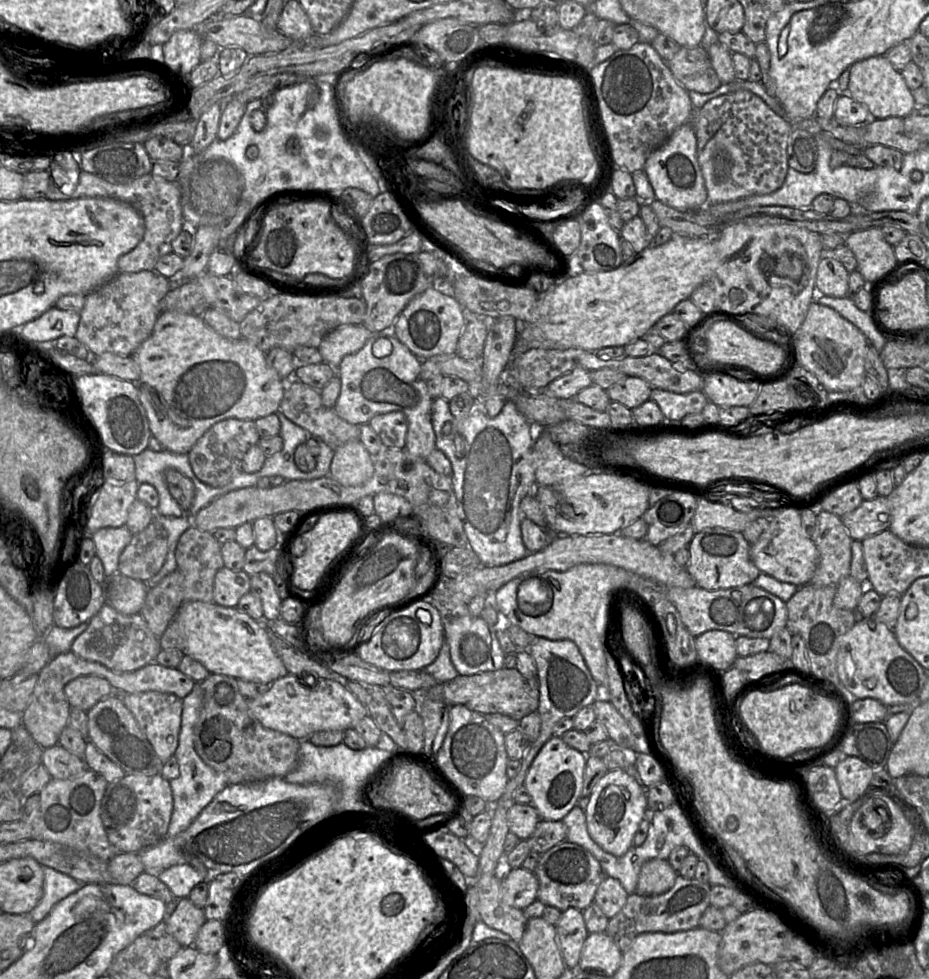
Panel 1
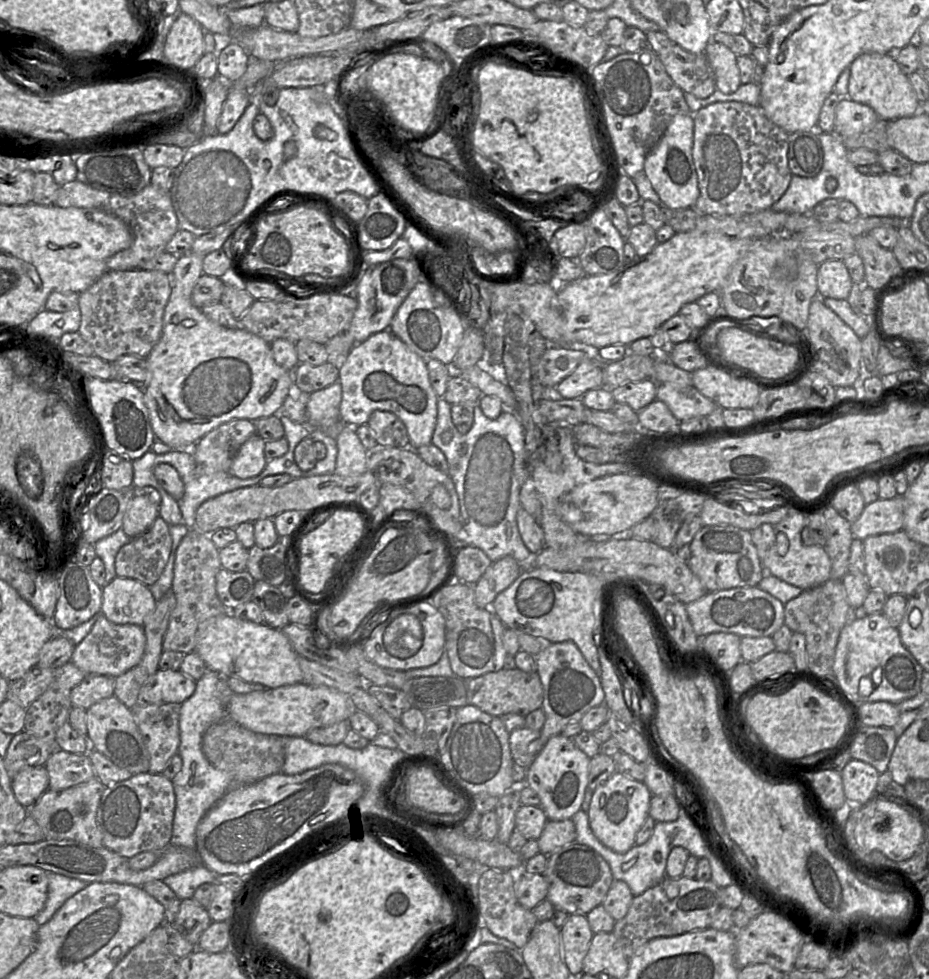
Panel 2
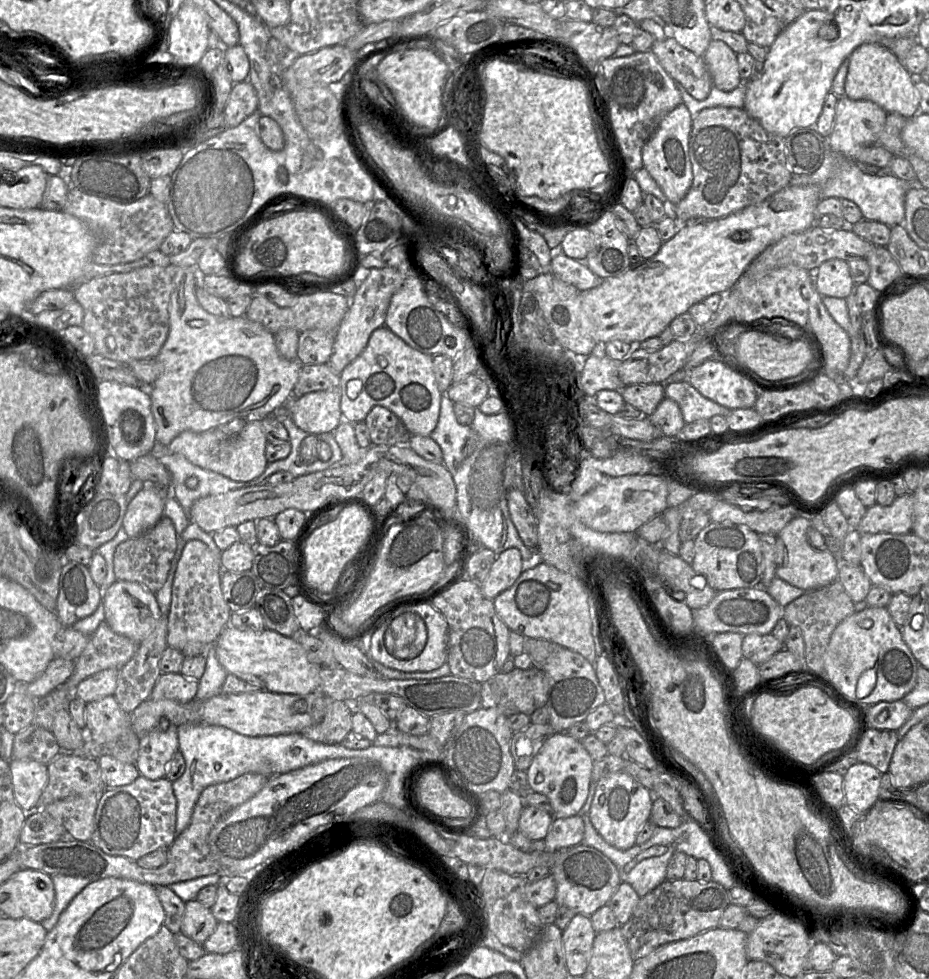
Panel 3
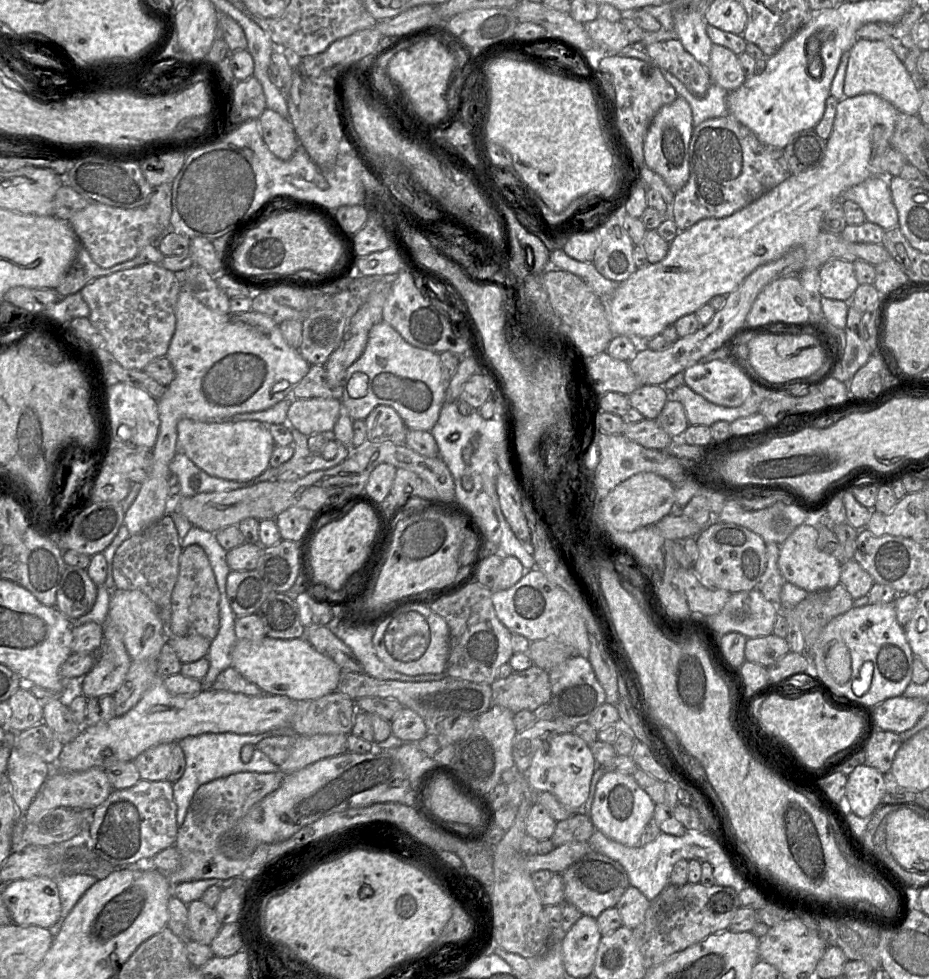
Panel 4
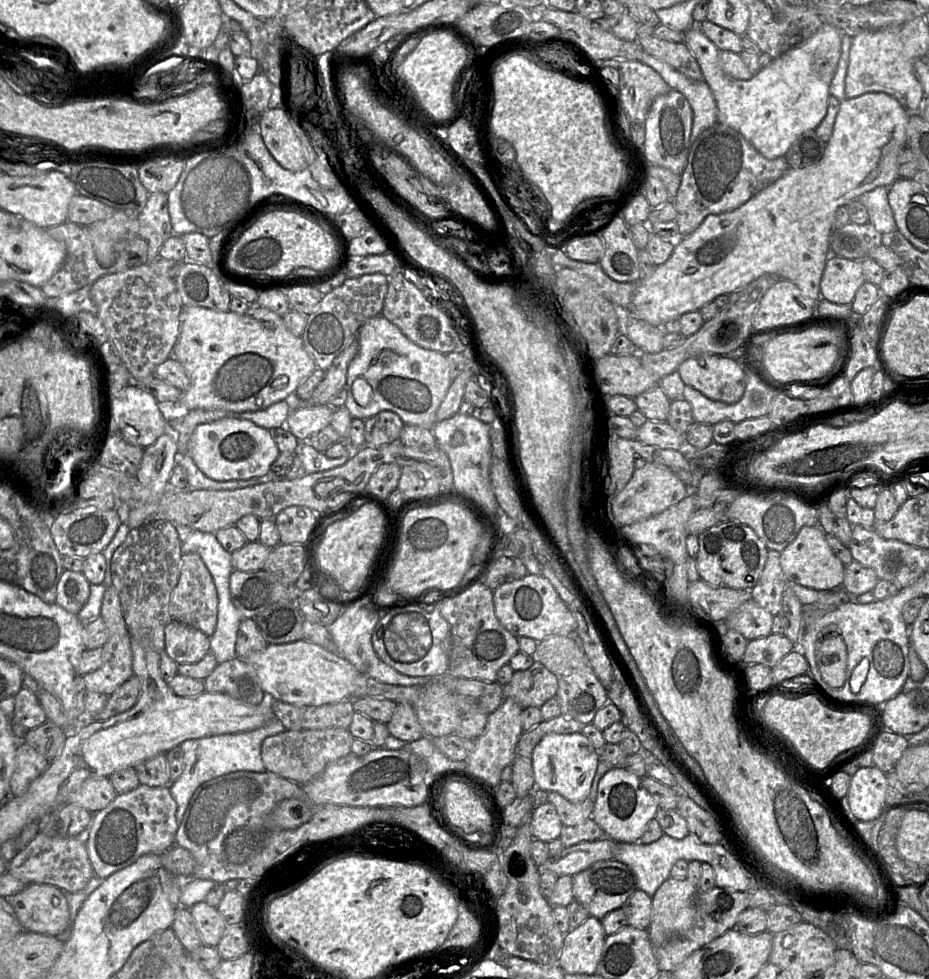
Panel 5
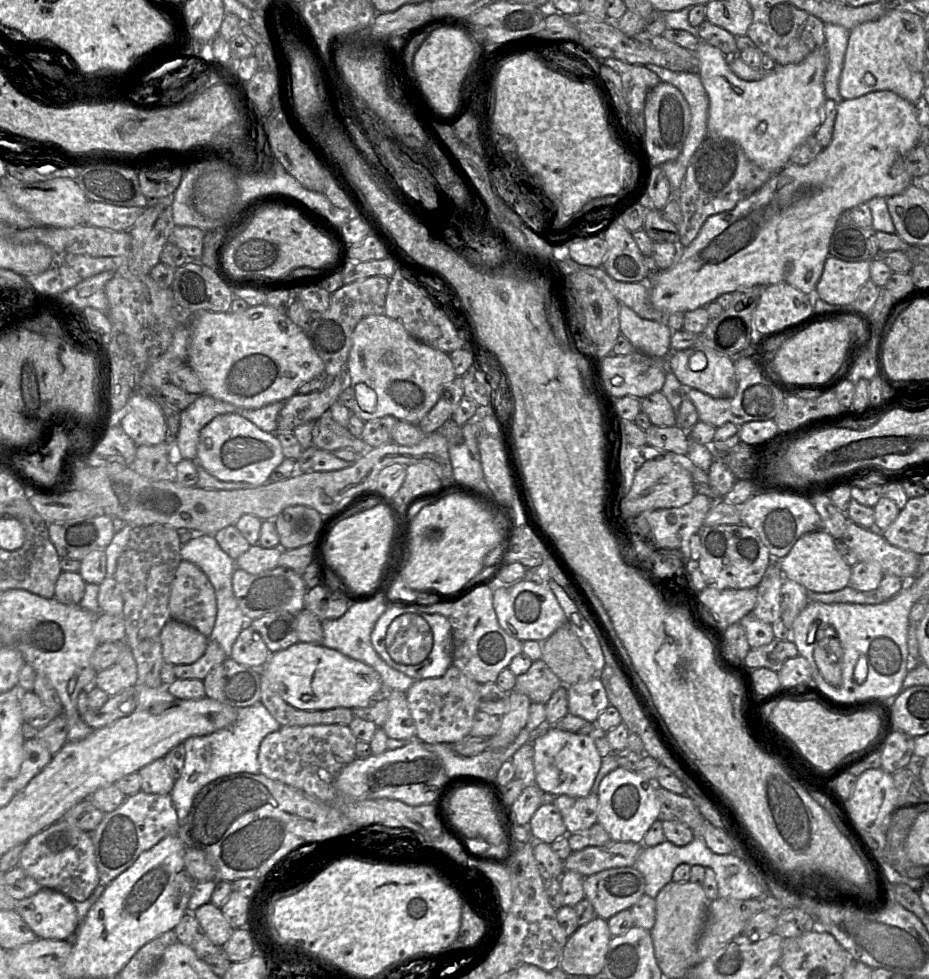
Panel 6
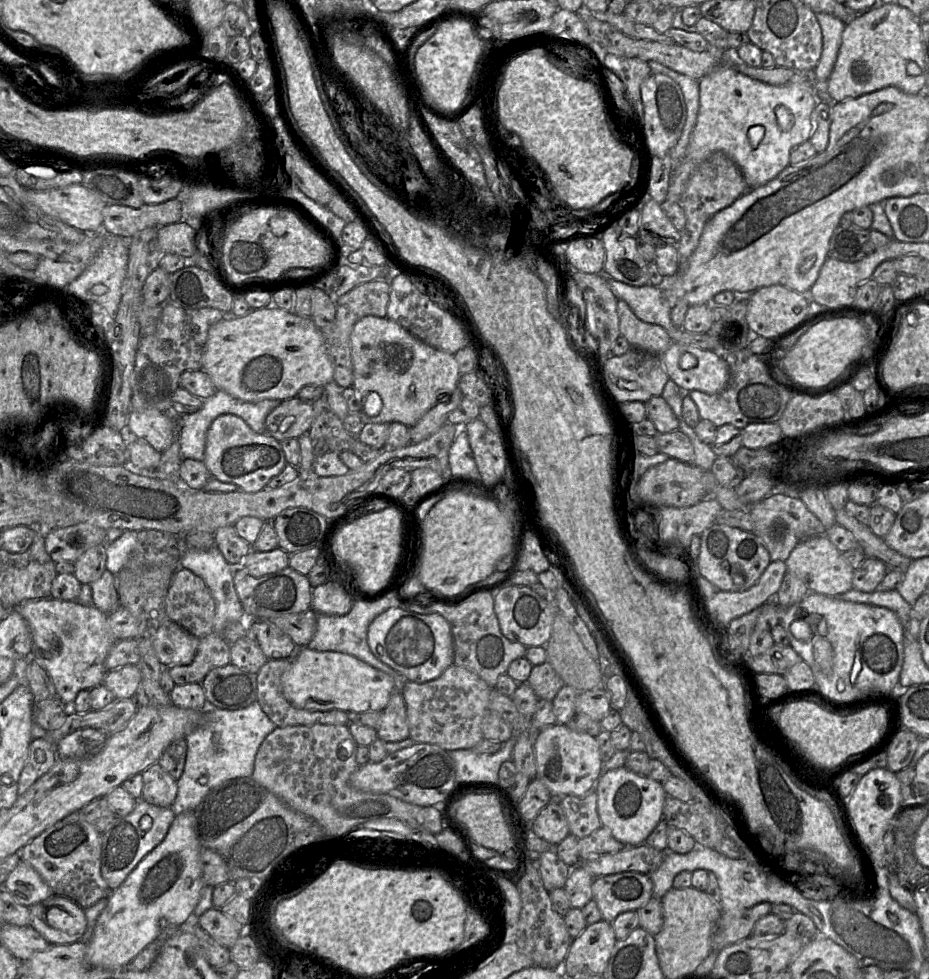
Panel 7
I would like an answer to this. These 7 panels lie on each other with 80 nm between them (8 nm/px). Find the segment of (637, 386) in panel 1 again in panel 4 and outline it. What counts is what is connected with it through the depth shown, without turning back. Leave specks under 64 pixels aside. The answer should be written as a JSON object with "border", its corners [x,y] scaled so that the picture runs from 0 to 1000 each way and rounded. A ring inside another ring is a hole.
{"border":[[[690,393],[676,404],[678,416],[689,421],[693,427],[705,429],[721,408],[719,400],[712,393]]]}

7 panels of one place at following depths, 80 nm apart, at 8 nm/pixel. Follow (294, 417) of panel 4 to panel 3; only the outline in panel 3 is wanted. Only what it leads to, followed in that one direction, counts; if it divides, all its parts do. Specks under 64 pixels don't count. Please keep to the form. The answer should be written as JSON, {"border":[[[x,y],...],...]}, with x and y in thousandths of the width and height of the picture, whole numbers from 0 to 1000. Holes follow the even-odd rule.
{"border":[[[367,396],[334,400],[315,410],[311,406],[308,422],[332,443],[358,442],[369,430],[366,410]]]}

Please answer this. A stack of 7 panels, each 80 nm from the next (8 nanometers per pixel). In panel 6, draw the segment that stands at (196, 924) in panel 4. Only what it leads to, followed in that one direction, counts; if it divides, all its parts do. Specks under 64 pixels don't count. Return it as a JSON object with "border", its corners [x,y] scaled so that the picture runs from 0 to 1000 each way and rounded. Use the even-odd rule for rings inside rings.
{"border":[[[227,921],[215,925],[208,934],[225,959],[236,967],[240,967],[253,950],[240,935],[238,927]]]}

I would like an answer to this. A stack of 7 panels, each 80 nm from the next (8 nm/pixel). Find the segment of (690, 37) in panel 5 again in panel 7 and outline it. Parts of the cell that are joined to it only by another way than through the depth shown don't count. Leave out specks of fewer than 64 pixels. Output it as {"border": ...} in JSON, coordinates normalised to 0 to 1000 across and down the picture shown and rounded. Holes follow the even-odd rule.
{"border":[[[785,64],[774,65],[763,76],[758,78],[752,83],[752,113],[751,113],[749,127],[743,138],[742,147],[740,149],[735,162],[732,164],[730,169],[726,170],[724,174],[722,175],[717,205],[721,207],[731,207],[733,200],[735,196],[737,195],[740,187],[747,173],[758,162],[760,162],[762,159],[764,159],[765,157],[770,155],[778,155],[791,165],[791,168],[794,170],[794,172],[800,178],[801,184],[803,188],[805,189],[805,194],[821,190],[828,185],[830,185],[831,183],[835,182],[842,174],[844,174],[848,169],[850,169],[851,155],[861,147],[865,146],[867,144],[871,144],[871,141],[876,132],[876,127],[874,125],[874,113],[878,109],[879,105],[881,105],[881,95],[877,93],[877,91],[875,90],[875,87],[871,83],[859,83],[855,85],[848,85],[842,88],[832,88],[832,87],[821,85],[817,82],[809,81],[797,75],[789,66]],[[840,107],[846,108],[855,120],[855,128],[849,134],[842,134],[836,127],[836,122],[834,118],[834,110]]]}

